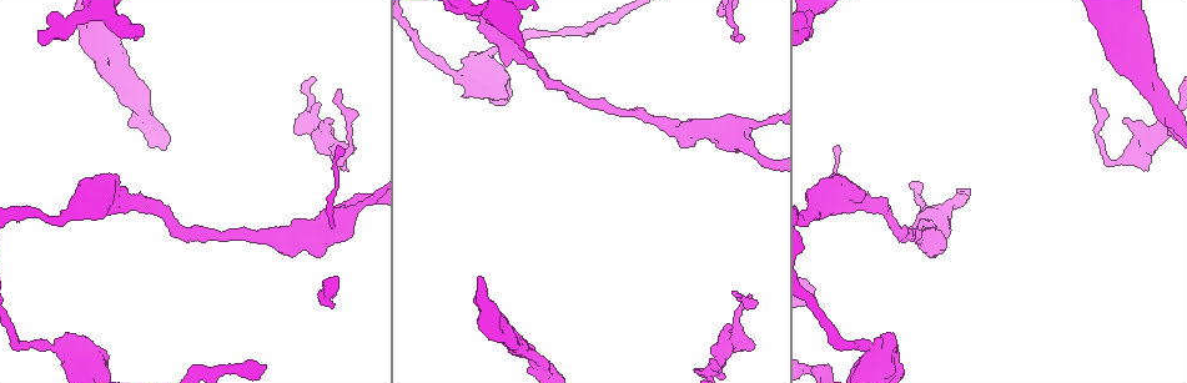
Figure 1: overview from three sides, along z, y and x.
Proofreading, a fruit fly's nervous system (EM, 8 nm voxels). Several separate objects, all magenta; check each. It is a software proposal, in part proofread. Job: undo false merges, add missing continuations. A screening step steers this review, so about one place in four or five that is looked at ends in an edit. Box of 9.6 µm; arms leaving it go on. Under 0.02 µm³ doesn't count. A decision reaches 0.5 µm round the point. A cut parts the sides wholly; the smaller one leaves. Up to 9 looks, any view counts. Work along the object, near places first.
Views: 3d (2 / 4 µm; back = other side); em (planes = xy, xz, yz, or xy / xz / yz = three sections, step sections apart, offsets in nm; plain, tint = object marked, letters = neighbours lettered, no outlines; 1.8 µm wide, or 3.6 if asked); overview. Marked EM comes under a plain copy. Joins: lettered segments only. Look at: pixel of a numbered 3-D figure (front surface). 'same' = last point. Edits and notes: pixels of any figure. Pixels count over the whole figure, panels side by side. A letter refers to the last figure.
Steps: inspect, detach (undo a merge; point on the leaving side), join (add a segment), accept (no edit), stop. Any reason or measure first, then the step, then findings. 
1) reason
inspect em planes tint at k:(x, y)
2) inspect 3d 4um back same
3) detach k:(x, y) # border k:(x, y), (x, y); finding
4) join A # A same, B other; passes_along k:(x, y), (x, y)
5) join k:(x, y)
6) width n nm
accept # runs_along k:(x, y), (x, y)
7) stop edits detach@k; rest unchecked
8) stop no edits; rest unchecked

free end
inspect 3d 2um at 1:(741, 297)

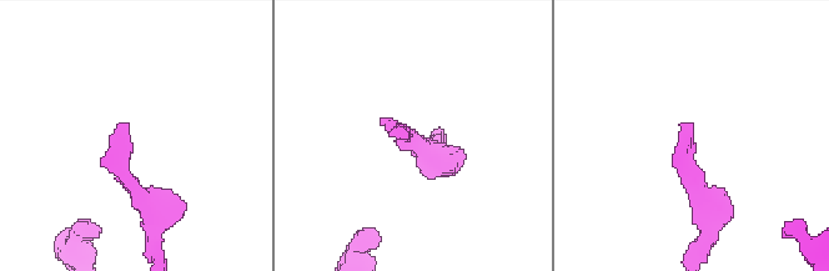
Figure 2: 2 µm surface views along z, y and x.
inspect em planes letters at 2:(689, 124)

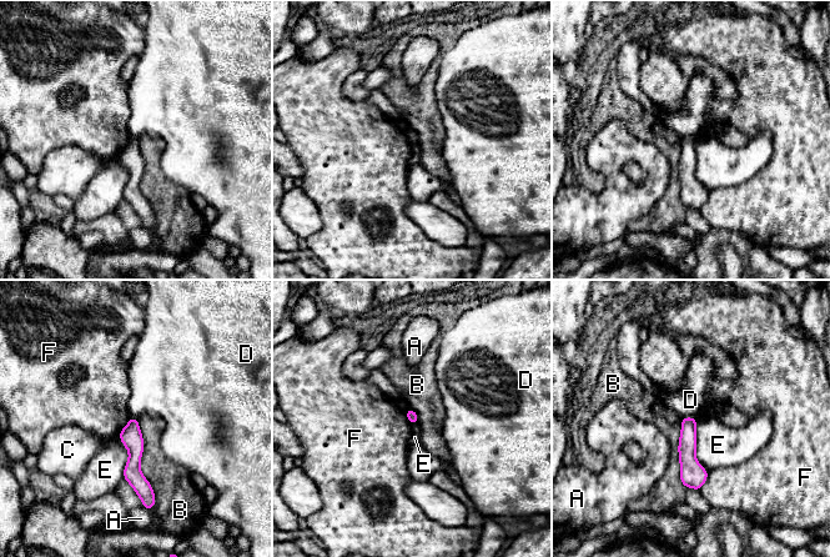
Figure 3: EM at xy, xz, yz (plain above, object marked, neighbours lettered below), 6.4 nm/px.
accept # A other, B other, C other, D other, E other, F other; border 3:(695, 417), (682, 418); no lettered segment goes on from it

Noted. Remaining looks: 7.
end of a long branch
inspect em planes letters at 1:(322, 302)

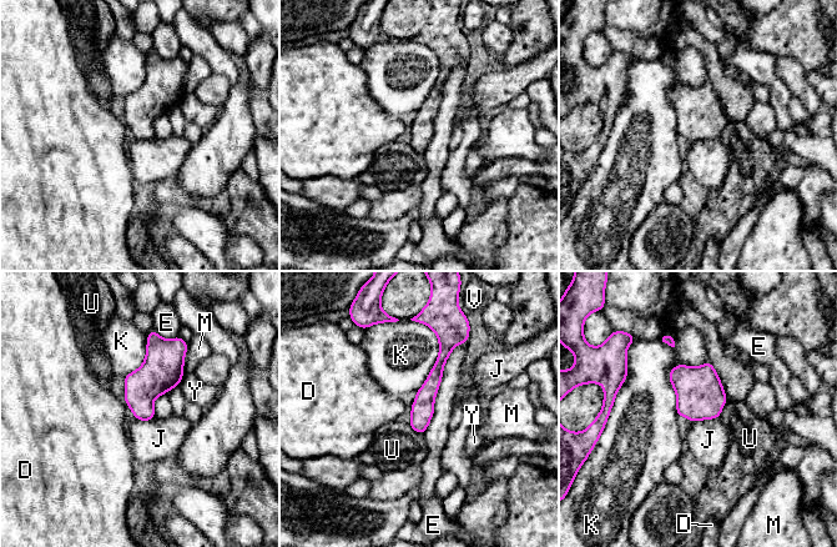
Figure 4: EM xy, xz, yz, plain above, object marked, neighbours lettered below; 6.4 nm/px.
accept # D other, E other, J other, K other, M other, U other, V other, Y other; border 4:(719, 416), (692, 422); none of them fits

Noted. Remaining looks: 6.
an open end
inspect em planes letters at 1:(533, 9)

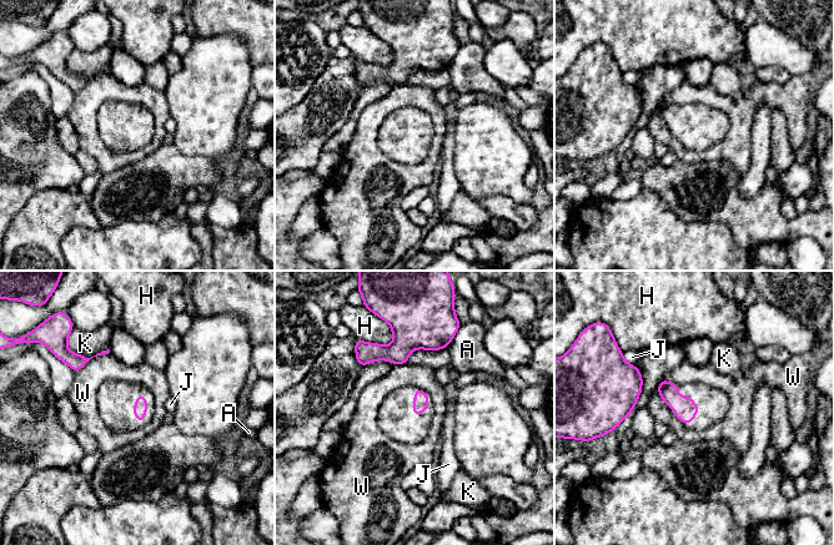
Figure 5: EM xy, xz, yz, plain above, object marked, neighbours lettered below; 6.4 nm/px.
accept # A other, H other, J other, K other, W other; border 5:(109, 352), (94, 356), (75, 373); none of them fits

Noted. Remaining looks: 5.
sudden change in width
inspect em planes letters at 1:(47, 345)

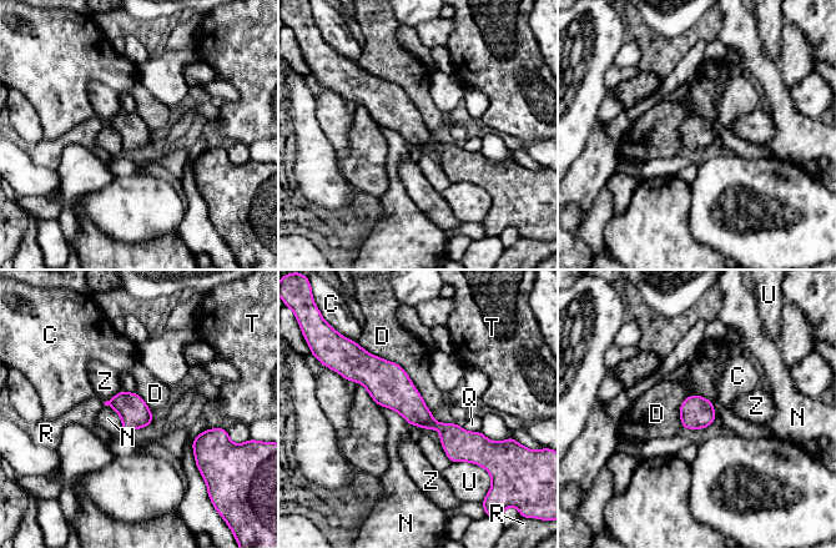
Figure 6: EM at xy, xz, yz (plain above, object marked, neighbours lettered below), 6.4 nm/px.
width 190 nm
accept # C other, D other, N other, Q other, R other, T other, U other, Z other; border 6:(359, 346), (398, 363), (432, 412); all the same cell

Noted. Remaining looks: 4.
stop no edits; rest unchecked

